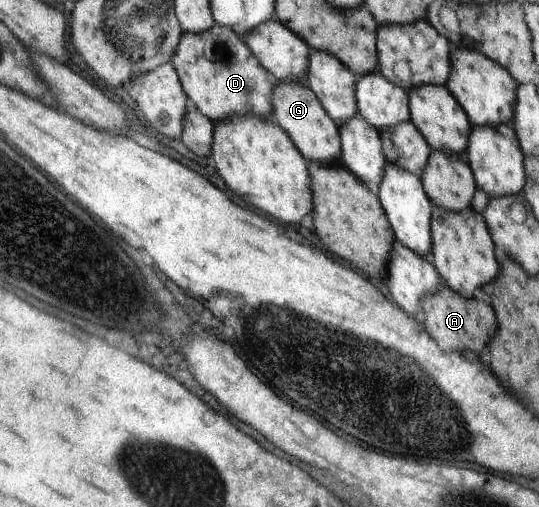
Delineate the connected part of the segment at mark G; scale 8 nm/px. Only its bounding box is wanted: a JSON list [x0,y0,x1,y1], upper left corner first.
[272,81,343,163]

